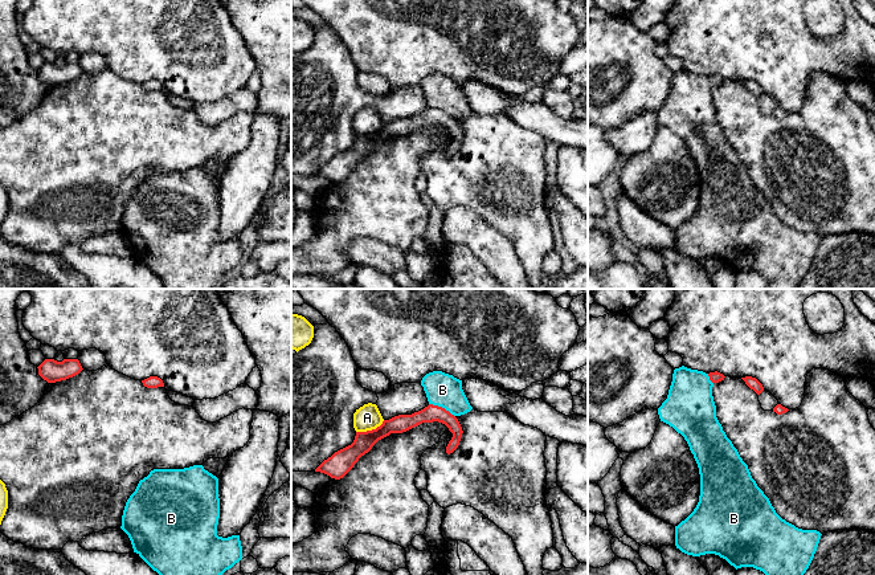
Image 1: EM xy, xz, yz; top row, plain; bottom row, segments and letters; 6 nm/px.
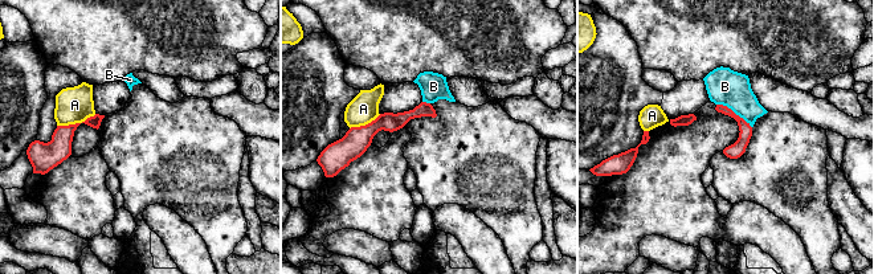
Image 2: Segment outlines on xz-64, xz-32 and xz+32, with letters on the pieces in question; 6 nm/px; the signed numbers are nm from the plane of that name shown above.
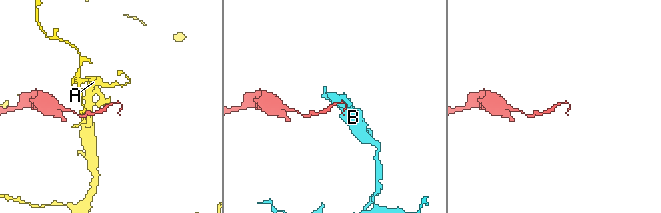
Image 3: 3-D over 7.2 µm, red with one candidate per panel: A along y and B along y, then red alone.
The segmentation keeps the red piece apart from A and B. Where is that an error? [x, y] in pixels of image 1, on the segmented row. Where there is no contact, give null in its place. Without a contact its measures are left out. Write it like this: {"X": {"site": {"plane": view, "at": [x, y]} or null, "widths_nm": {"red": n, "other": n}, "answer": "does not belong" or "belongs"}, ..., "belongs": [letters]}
{"A": {"site": {"plane": "xz", "at": [369, 431]}, "widths_nm": {"red": 140, "other": 160}, "answer": "does not belong"}, "B": {"site": {"plane": "xz", "at": [441, 407]}, "widths_nm": {"red": 100, "other": 200}, "answer": "does not belong"}, "belongs": []}

